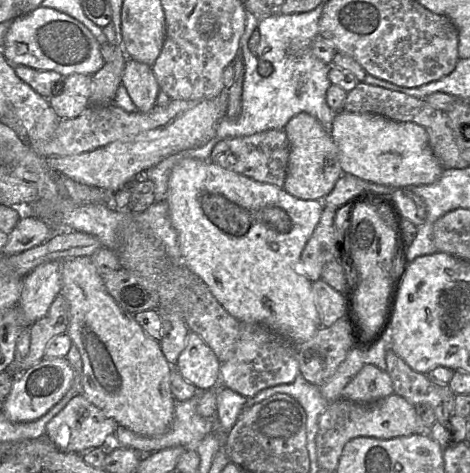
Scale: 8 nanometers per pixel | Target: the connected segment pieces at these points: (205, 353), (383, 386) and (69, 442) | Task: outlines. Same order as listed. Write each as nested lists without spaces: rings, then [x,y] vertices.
[[[190,331],[186,346],[173,368],[198,390],[207,391],[219,385],[221,366],[222,363],[207,343]]]
[[[365,364],[344,387],[341,399],[356,403],[372,403],[394,393],[392,380],[387,371],[372,364]]]
[[[78,395],[50,420],[46,425],[45,436],[61,452],[84,454],[93,448],[104,446],[118,426],[114,419],[107,417],[83,395]]]

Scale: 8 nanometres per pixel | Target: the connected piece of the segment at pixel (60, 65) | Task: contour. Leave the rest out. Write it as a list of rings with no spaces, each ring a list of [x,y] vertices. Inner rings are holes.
[[[43,6],[12,20],[2,53],[14,66],[55,71],[63,77],[71,74],[92,76],[105,63],[99,42],[82,23],[65,13]]]

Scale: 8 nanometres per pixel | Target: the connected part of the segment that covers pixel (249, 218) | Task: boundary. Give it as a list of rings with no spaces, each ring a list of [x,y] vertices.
[[[186,158],[180,160],[172,169],[165,201],[169,207],[171,223],[178,235],[182,263],[209,287],[213,296],[230,315],[236,318],[240,323],[258,323],[264,325],[294,346],[299,346],[311,339],[319,328],[322,327],[314,291],[312,289],[313,282],[301,273],[298,266],[301,253],[318,225],[323,212],[325,205],[321,200],[298,199],[287,193],[283,188],[273,184],[255,181],[242,174],[224,169],[211,161]]]

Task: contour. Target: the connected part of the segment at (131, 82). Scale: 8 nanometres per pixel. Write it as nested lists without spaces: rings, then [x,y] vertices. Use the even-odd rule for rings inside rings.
[[[127,58],[122,73],[122,84],[138,111],[149,112],[157,105],[160,87],[152,66]]]

